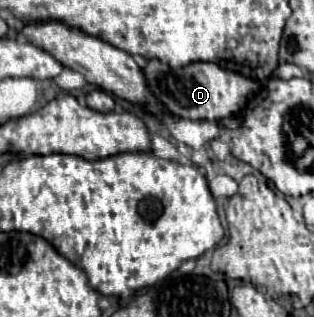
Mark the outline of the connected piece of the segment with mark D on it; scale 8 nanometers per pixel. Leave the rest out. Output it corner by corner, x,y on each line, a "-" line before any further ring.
148,59
142,69
146,83
152,95
174,115
186,119
226,119
240,111
240,107
248,101
252,93
256,93
258,85
234,71
220,69
216,63
190,63
180,69
172,69
158,59

